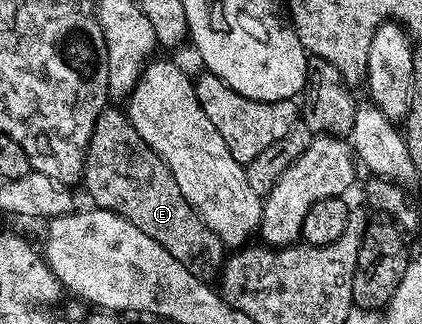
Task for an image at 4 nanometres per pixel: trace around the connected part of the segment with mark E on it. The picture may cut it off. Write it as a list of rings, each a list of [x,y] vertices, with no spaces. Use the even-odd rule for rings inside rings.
[[[107,106],[101,111],[87,146],[83,185],[93,199],[90,201],[98,208],[119,214],[131,226],[139,226],[147,238],[155,238],[171,258],[179,258],[196,276],[216,277],[227,256],[225,245],[203,223],[187,198],[183,198],[161,155],[139,138],[128,115],[113,107],[117,106]]]

